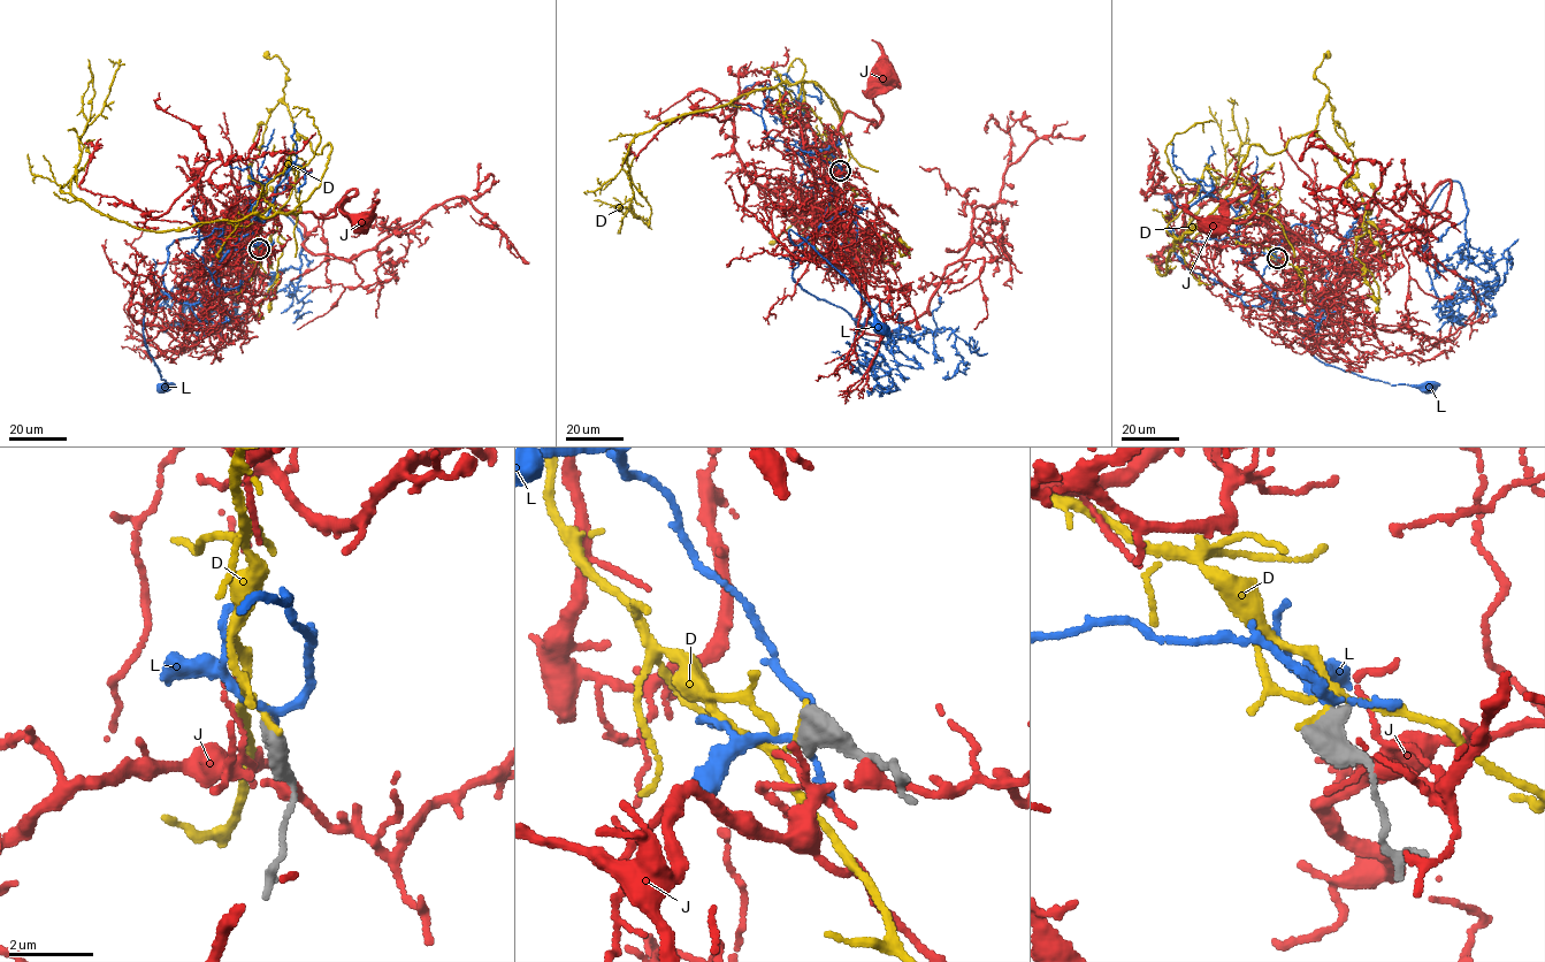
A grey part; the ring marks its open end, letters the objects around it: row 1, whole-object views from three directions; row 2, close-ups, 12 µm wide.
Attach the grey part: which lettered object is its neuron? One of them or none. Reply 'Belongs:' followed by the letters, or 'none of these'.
Belongs: none of these

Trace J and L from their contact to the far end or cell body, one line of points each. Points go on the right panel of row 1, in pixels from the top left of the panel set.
J: (1278, 262), (1297, 274), (1330, 253), (1263, 220), (1231, 221), (1254, 212), (1256, 185), (1211, 224)
L: (1276, 258), (1256, 253), (1249, 265), (1291, 311), (1322, 311), (1303, 336), (1312, 356), (1428, 387)

